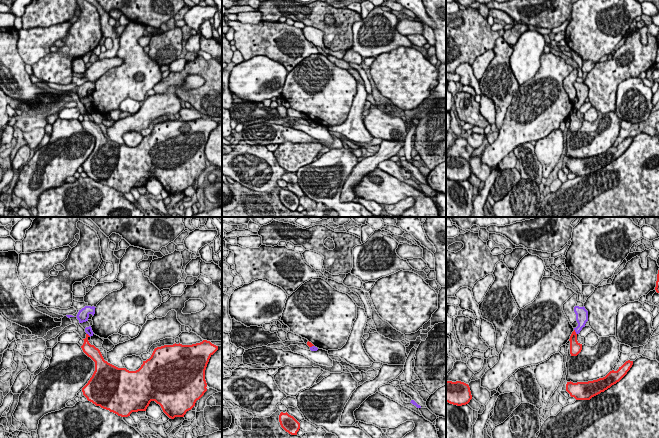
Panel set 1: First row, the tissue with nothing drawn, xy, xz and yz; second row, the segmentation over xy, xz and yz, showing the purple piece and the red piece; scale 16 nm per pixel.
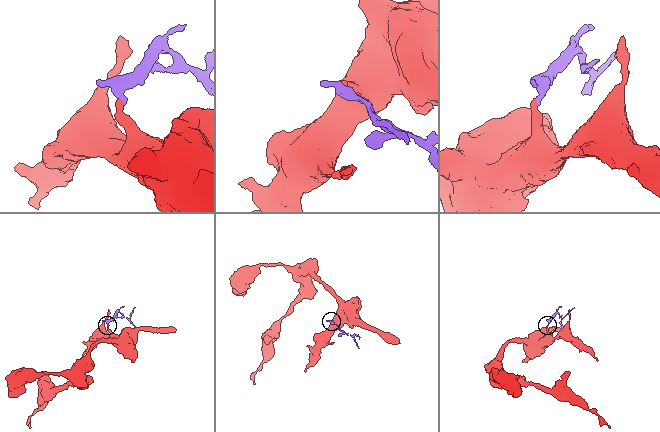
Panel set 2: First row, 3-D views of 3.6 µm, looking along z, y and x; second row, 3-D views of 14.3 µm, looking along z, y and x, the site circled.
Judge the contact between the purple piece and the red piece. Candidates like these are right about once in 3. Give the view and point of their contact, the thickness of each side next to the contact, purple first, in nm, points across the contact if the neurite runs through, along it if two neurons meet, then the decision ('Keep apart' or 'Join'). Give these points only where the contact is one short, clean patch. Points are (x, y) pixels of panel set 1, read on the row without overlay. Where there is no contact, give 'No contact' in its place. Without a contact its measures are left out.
Touches purple at yz (575, 107). Thickness 190 nm (purple) against 160 nm. Boundary: yz (574, 105), (576, 110). Keep apart

